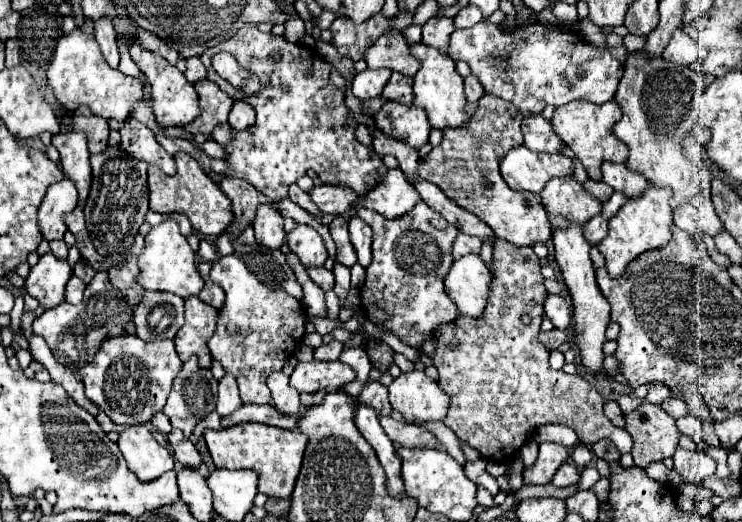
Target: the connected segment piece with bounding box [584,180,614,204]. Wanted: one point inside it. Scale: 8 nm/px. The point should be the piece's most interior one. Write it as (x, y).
(602, 191)

